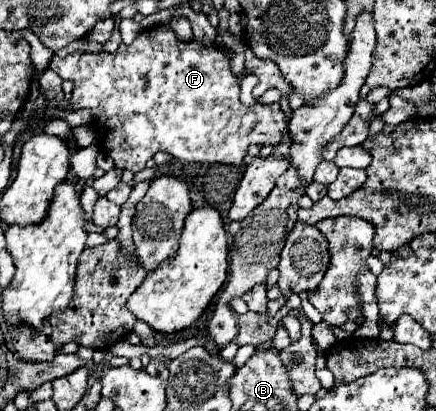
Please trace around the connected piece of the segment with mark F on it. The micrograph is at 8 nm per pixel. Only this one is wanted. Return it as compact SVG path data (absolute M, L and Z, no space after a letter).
M163 24L163 26L151 26L151 28L145 28L131 46L125 46L121 44L117 54L107 54L107 52L99 52L99 54L71 54L71 56L65 56L65 58L59 58L55 56L49 64L49 68L59 74L63 80L71 80L73 82L73 96L69 100L69 108L71 110L81 110L81 108L89 108L93 112L93 126L97 130L97 134L101 136L99 138L99 146L105 150L105 154L111 156L111 160L115 162L117 168L123 168L123 170L131 170L131 172L139 172L145 168L147 160L155 156L155 152L167 152L179 160L187 160L187 162L205 162L205 164L233 164L233 166L239 166L243 162L243 156L247 152L247 146L249 144L263 144L263 146L275 146L283 140L284 133L288 132L289 122L286 119L285 114L280 108L279 103L273 103L269 105L255 104L247 106L239 102L239 78L231 72L231 62L227 58L227 54L223 54L223 50L219 46L211 46L207 48L205 44L199 44L195 40L191 42L183 42L175 36L175 32L171 30L171 26Z

